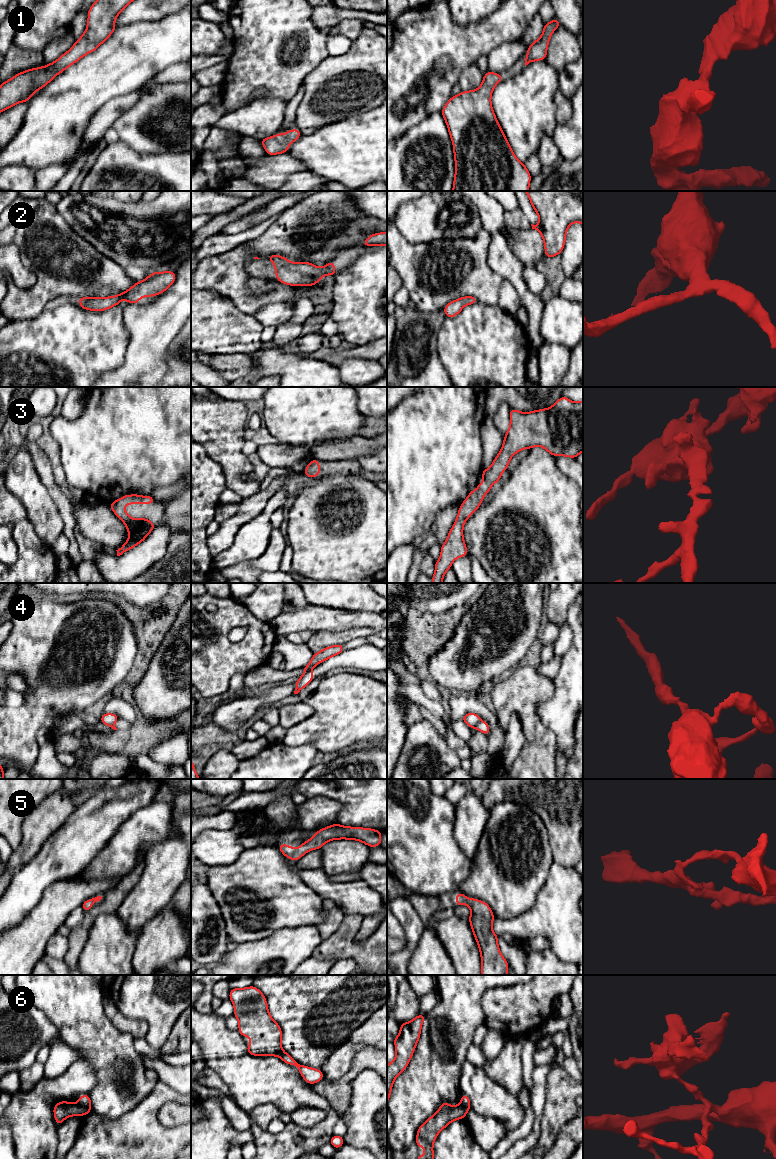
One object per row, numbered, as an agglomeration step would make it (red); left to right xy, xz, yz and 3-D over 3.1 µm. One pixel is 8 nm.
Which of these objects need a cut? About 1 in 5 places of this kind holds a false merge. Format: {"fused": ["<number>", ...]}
{"fused": ["4", "6"]}

